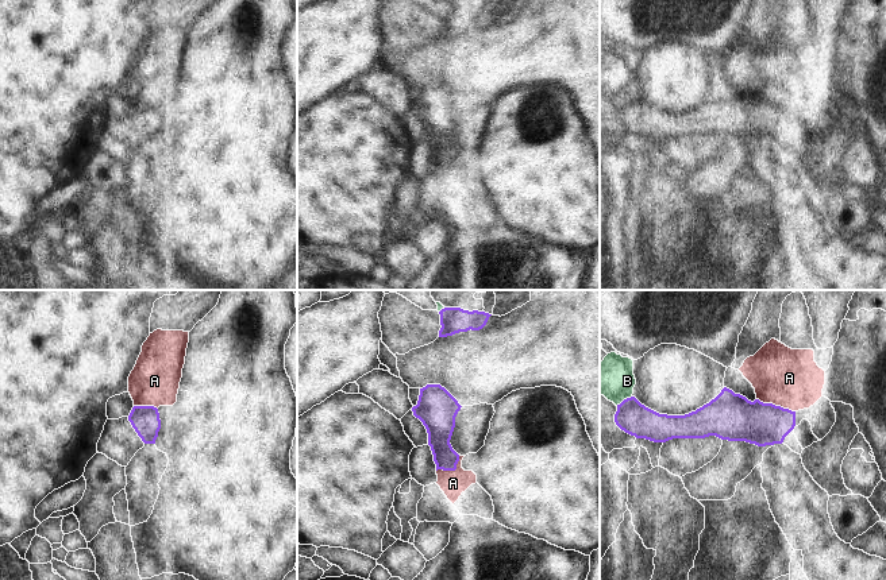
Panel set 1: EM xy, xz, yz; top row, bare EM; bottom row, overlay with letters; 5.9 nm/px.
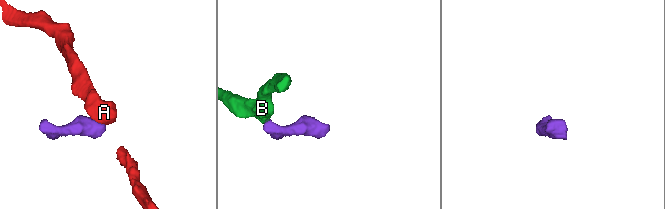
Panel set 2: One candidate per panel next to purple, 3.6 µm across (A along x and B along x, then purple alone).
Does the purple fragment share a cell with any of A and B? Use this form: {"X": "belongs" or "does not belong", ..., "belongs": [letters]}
{"A": "does not belong", "B": "does not belong", "belongs": []}

